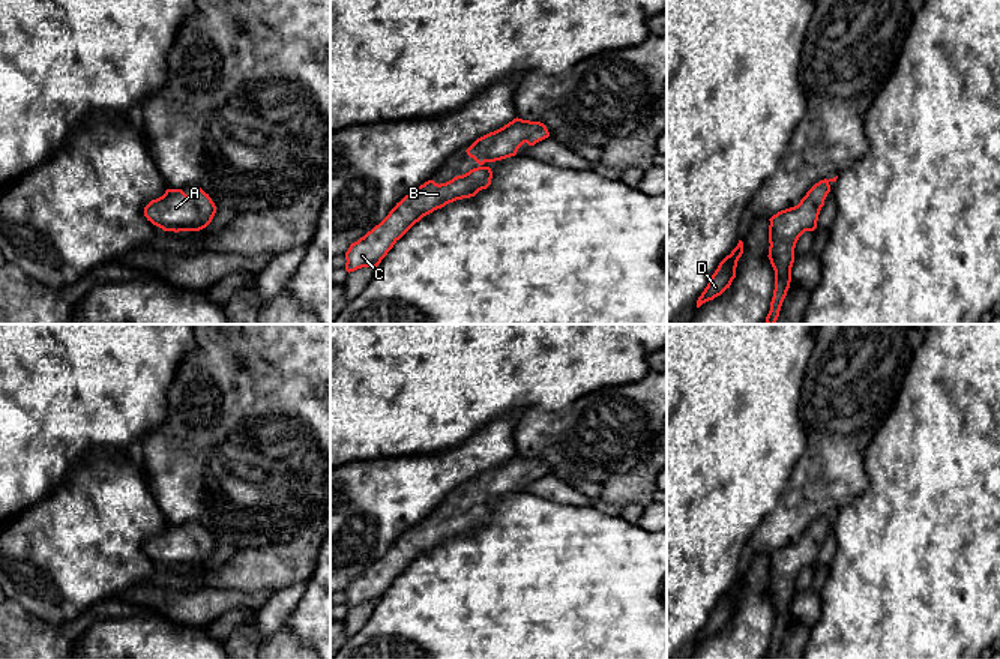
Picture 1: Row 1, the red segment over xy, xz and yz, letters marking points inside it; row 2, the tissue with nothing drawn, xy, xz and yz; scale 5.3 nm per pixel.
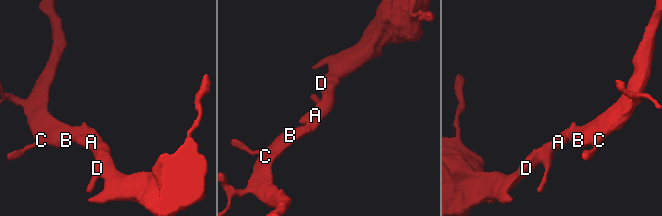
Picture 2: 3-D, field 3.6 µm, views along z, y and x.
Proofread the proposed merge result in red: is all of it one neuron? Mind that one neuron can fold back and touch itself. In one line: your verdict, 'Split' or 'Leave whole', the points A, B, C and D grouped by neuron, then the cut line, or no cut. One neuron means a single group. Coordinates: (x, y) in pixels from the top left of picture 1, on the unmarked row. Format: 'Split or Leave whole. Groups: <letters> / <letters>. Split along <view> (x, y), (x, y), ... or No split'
Leave whole. Groups: A B C D. No split

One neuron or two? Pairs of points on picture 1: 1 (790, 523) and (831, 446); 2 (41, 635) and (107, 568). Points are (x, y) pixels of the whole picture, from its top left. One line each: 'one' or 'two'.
1: one
2: two

